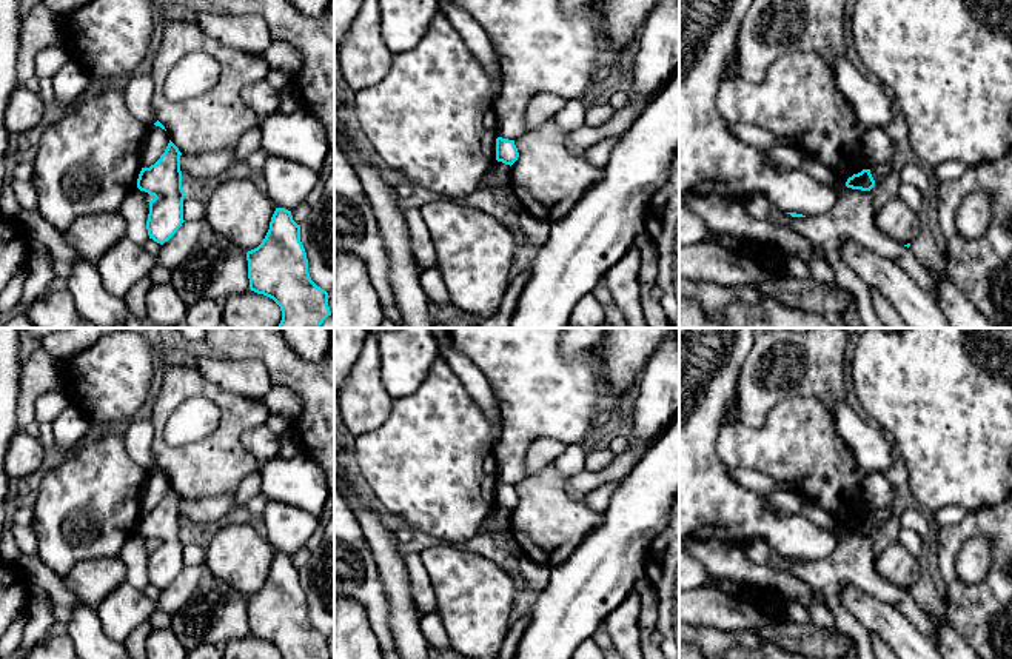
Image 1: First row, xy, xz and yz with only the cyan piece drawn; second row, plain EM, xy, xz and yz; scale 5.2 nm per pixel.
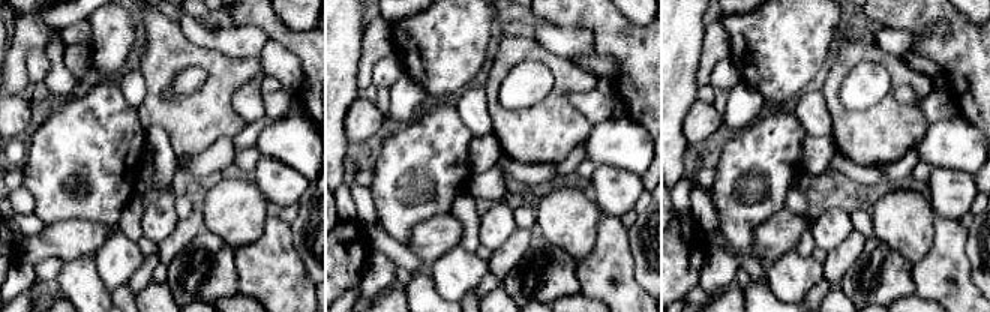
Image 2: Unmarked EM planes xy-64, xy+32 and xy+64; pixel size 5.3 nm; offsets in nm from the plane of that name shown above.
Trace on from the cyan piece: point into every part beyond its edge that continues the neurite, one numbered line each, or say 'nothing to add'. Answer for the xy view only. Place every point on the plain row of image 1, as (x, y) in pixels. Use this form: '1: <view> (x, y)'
nothing to add

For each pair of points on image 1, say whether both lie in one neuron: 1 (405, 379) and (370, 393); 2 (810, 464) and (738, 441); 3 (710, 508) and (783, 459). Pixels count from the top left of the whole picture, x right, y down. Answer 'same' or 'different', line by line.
1: different
2: same
3: different

